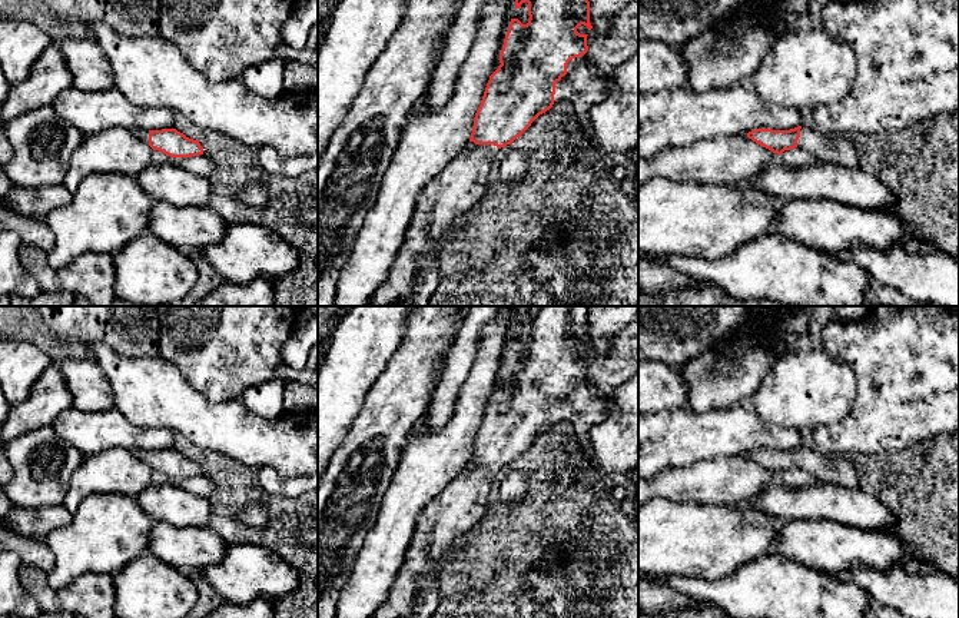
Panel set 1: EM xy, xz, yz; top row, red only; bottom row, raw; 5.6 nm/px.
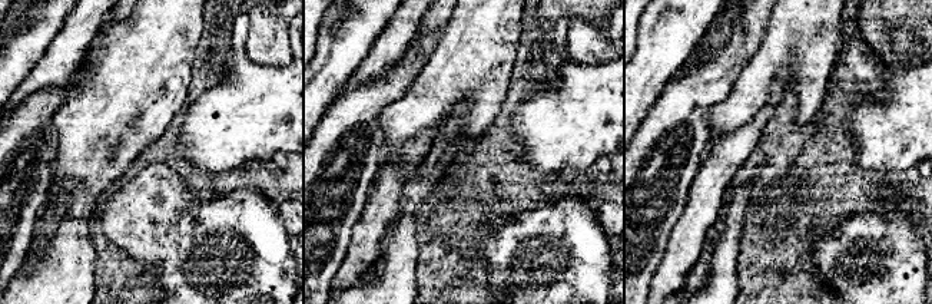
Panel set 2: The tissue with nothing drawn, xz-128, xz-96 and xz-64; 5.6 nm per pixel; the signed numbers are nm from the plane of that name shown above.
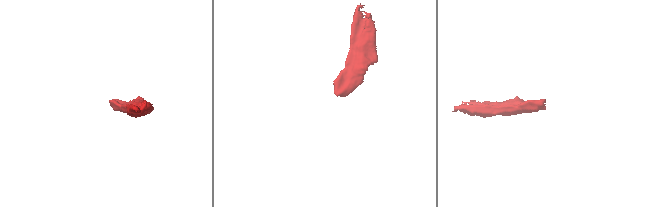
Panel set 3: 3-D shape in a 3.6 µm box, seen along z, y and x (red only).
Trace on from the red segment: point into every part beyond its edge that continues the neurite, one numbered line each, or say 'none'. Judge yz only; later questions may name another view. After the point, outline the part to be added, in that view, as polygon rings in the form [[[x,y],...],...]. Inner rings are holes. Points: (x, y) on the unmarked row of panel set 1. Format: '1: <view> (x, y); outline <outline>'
1: yz (840, 471); outline [[[802,446],[797,468],[812,474],[817,482],[844,488],[857,488],[859,475],[855,464],[839,455],[827,455],[809,446]]]

